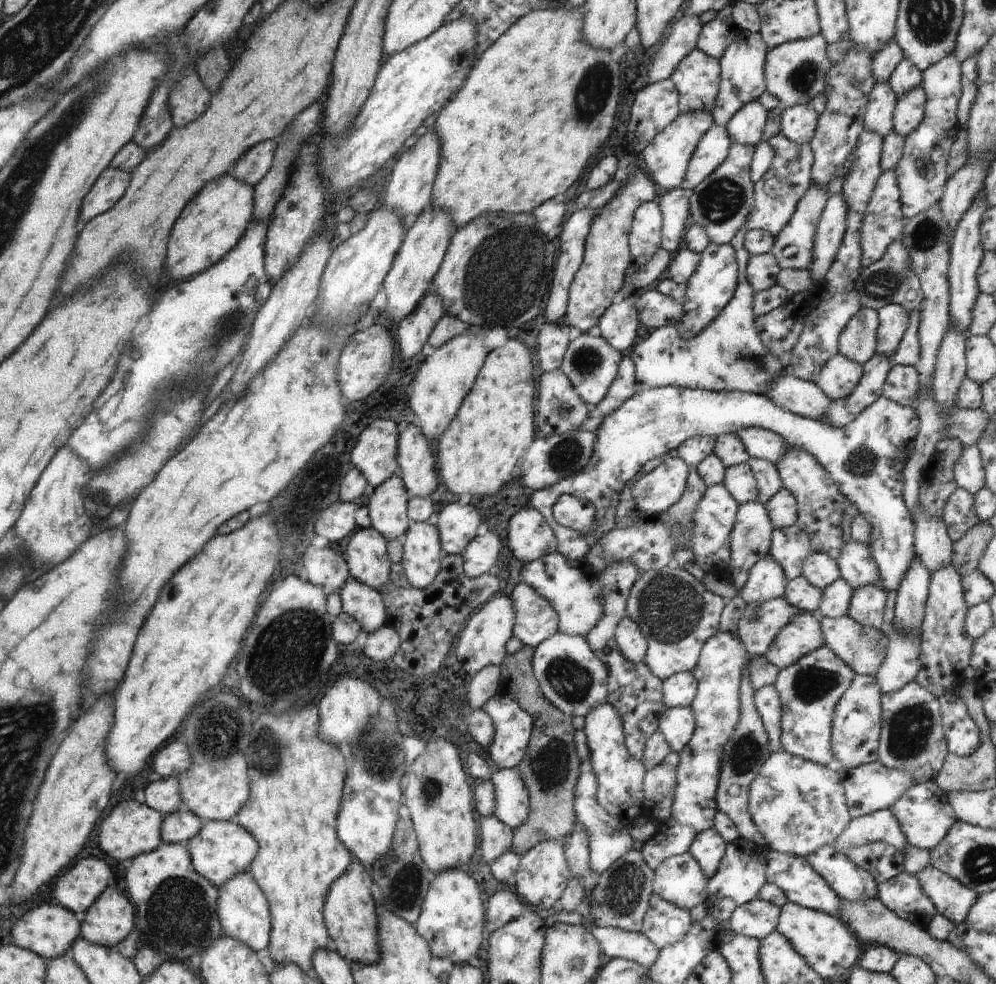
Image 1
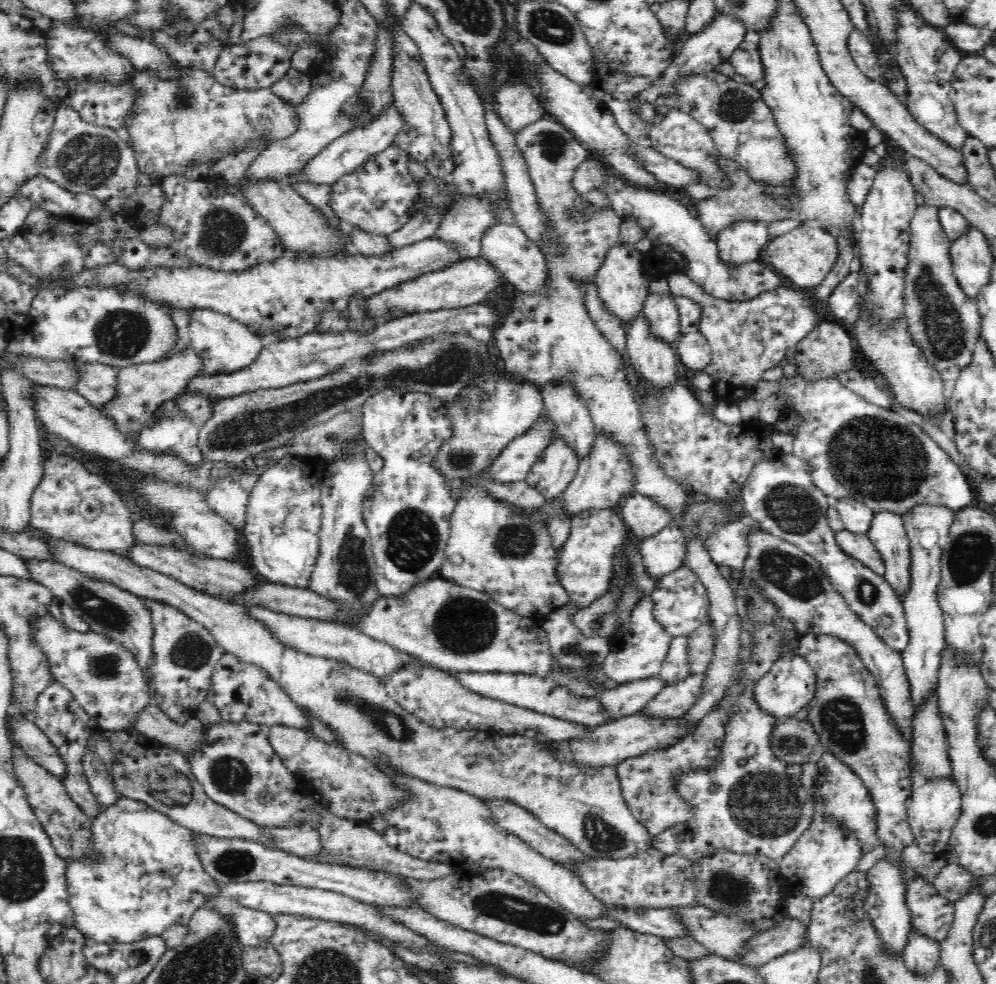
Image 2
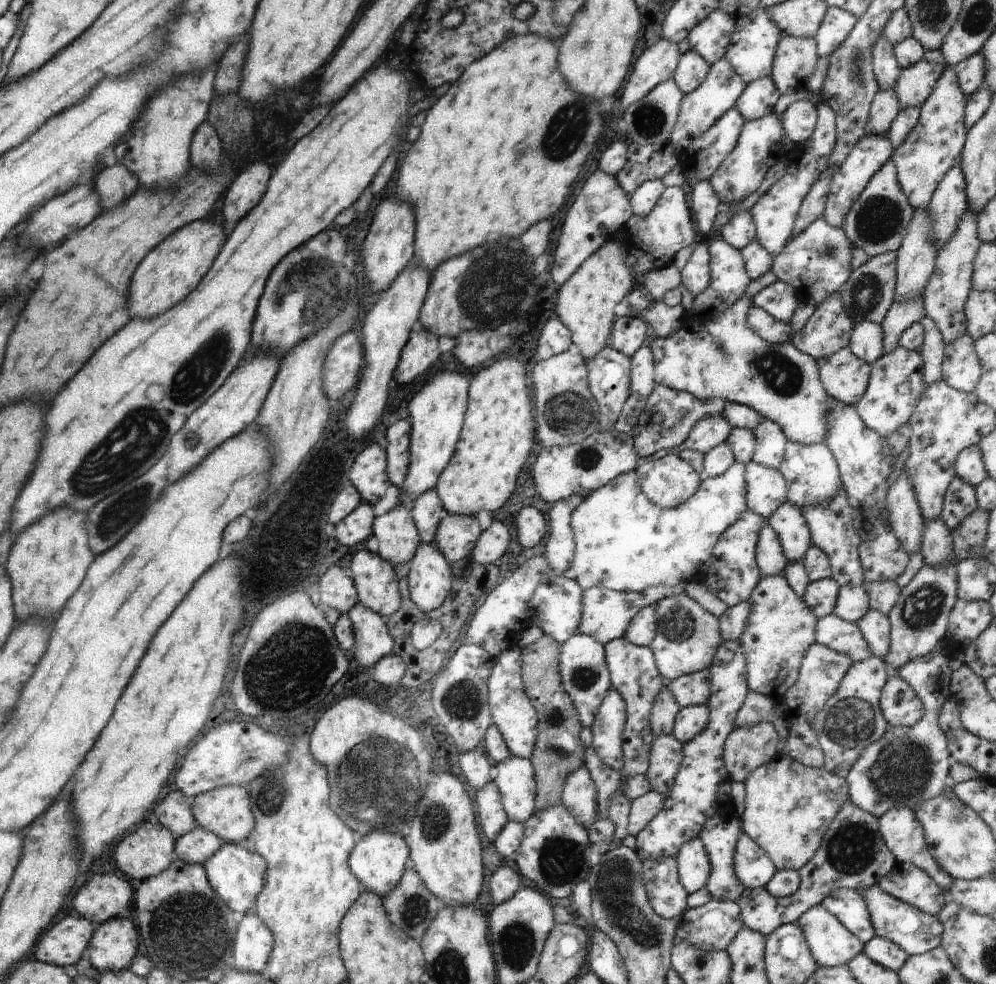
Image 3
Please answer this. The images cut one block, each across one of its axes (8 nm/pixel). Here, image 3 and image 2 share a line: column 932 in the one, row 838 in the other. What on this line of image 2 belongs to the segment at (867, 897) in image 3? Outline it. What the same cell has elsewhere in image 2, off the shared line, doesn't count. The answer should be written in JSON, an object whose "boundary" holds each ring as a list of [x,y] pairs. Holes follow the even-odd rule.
{"boundary":[[[952,775],[928,782],[920,781],[913,789],[912,804],[907,810],[907,816],[915,842],[924,852],[936,855],[946,852],[952,828],[961,816],[962,796],[959,789]]]}

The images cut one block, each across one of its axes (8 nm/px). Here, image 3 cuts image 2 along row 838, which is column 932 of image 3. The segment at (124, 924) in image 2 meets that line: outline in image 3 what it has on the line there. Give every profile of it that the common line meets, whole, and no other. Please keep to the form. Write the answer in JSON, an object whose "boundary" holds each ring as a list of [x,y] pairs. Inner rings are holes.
{"boundary":[[[946,66],[931,94],[921,103],[913,130],[892,150],[890,159],[896,168],[897,182],[913,210],[925,209],[945,173],[959,164],[967,132],[963,122],[965,103],[954,70]]]}

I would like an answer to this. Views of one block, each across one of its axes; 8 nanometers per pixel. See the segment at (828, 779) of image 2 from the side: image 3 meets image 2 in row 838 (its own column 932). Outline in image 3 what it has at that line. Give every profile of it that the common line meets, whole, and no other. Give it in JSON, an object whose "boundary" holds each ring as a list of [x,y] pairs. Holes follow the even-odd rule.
{"boundary":[[[892,808],[884,812],[878,818],[878,831],[887,850],[895,857],[896,862],[913,865],[920,868],[939,888],[945,888],[951,884],[951,877],[945,874],[941,867],[931,858],[923,838],[923,831],[917,819],[913,816],[912,810],[908,808]]]}

